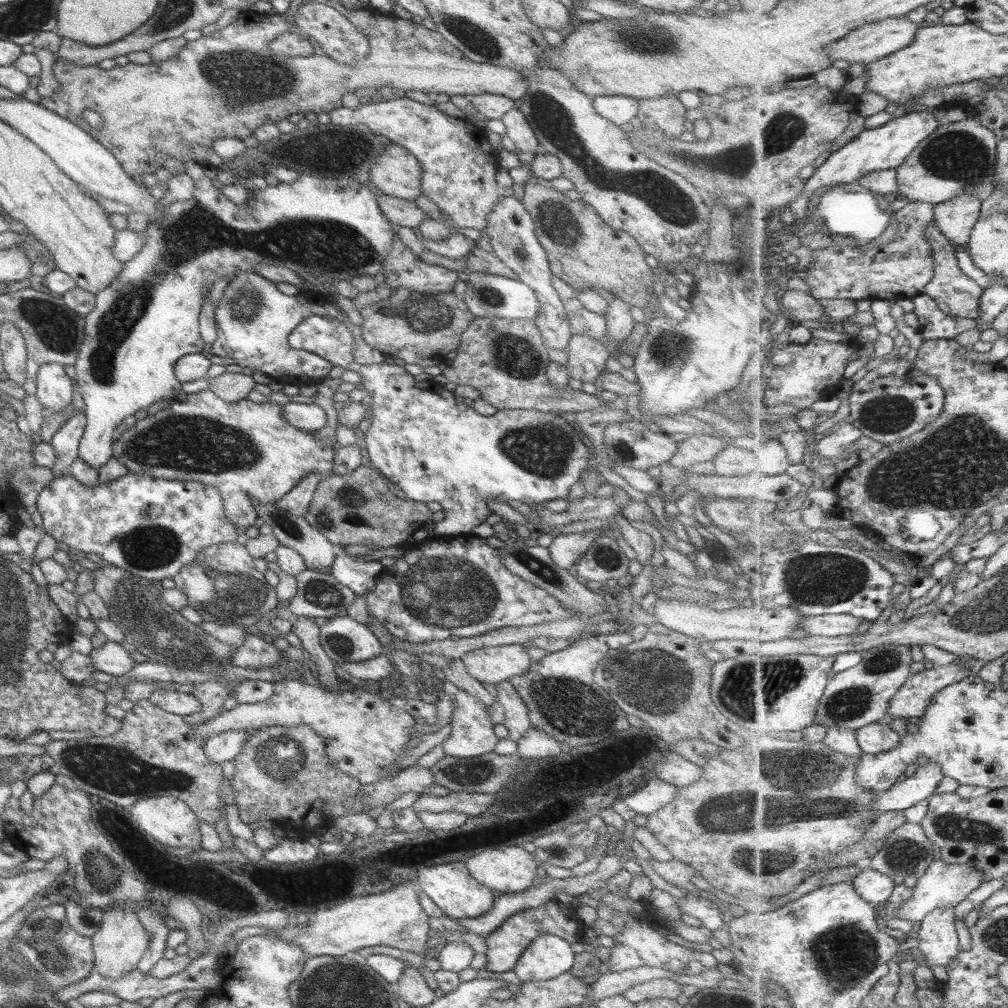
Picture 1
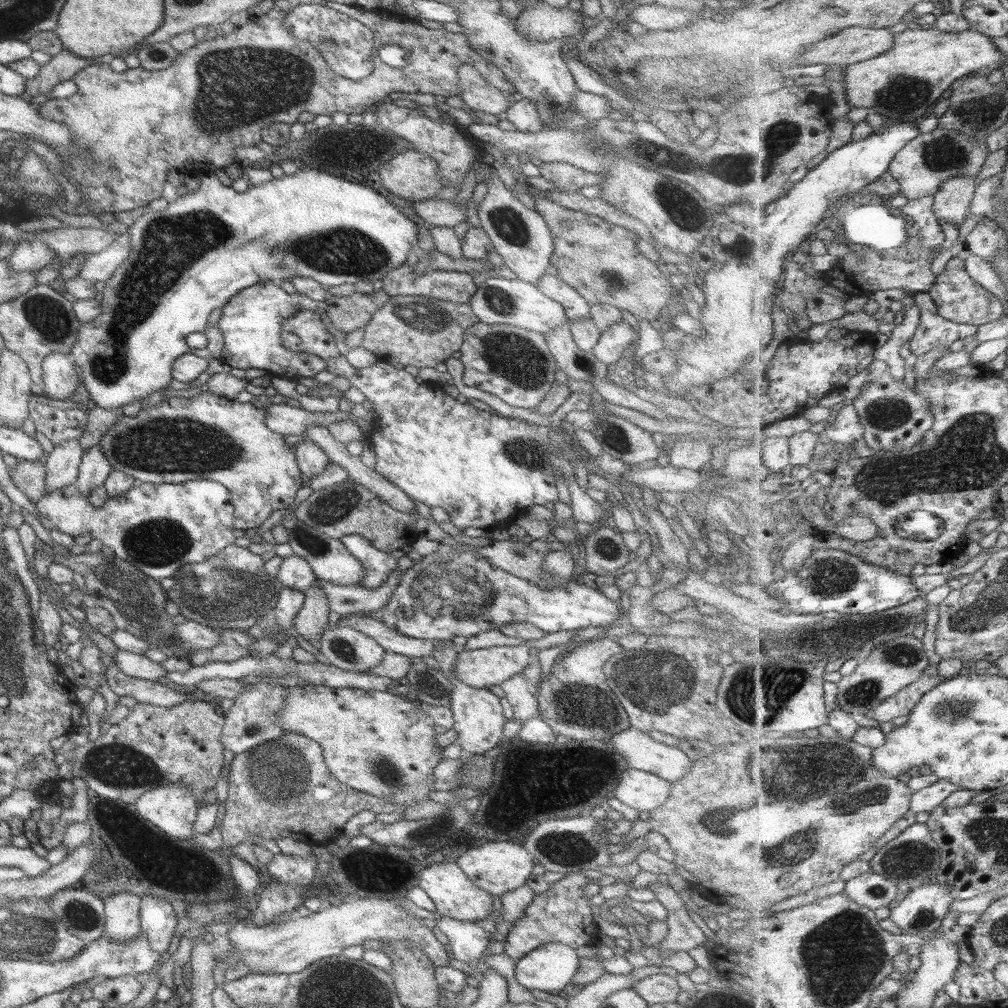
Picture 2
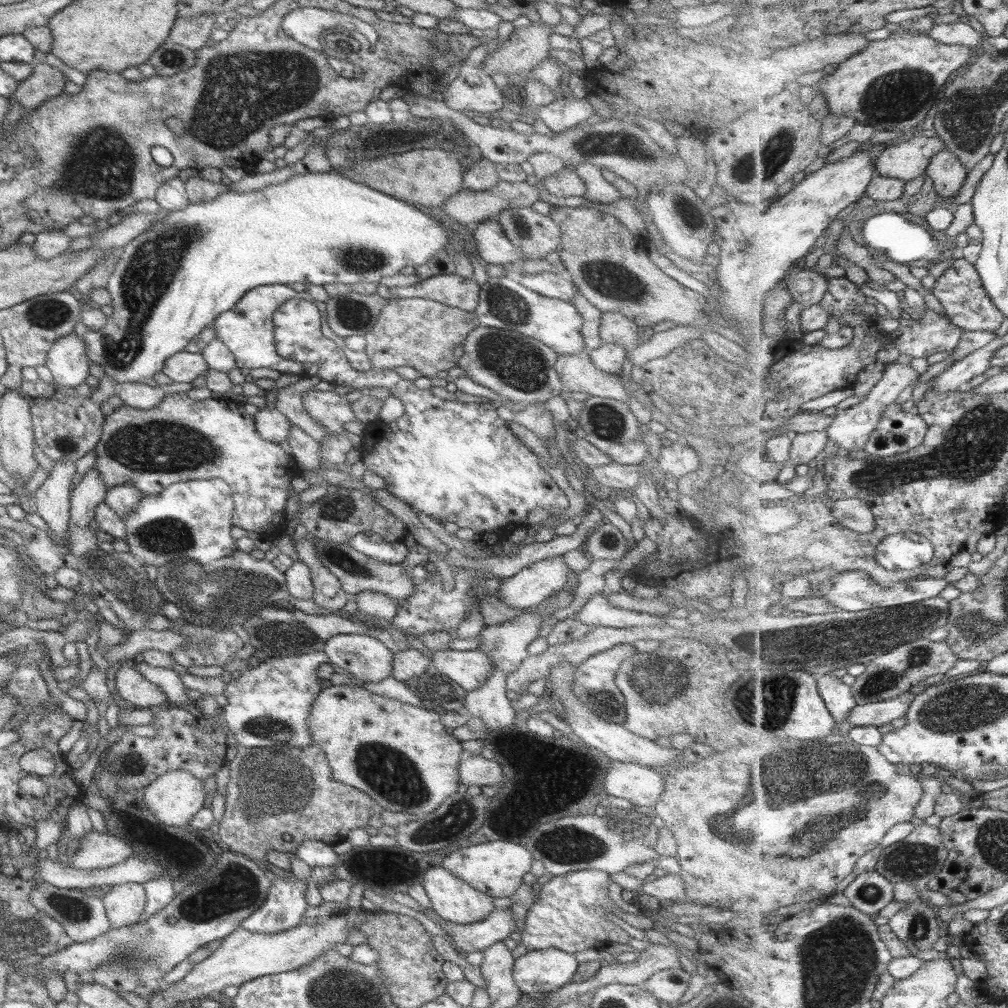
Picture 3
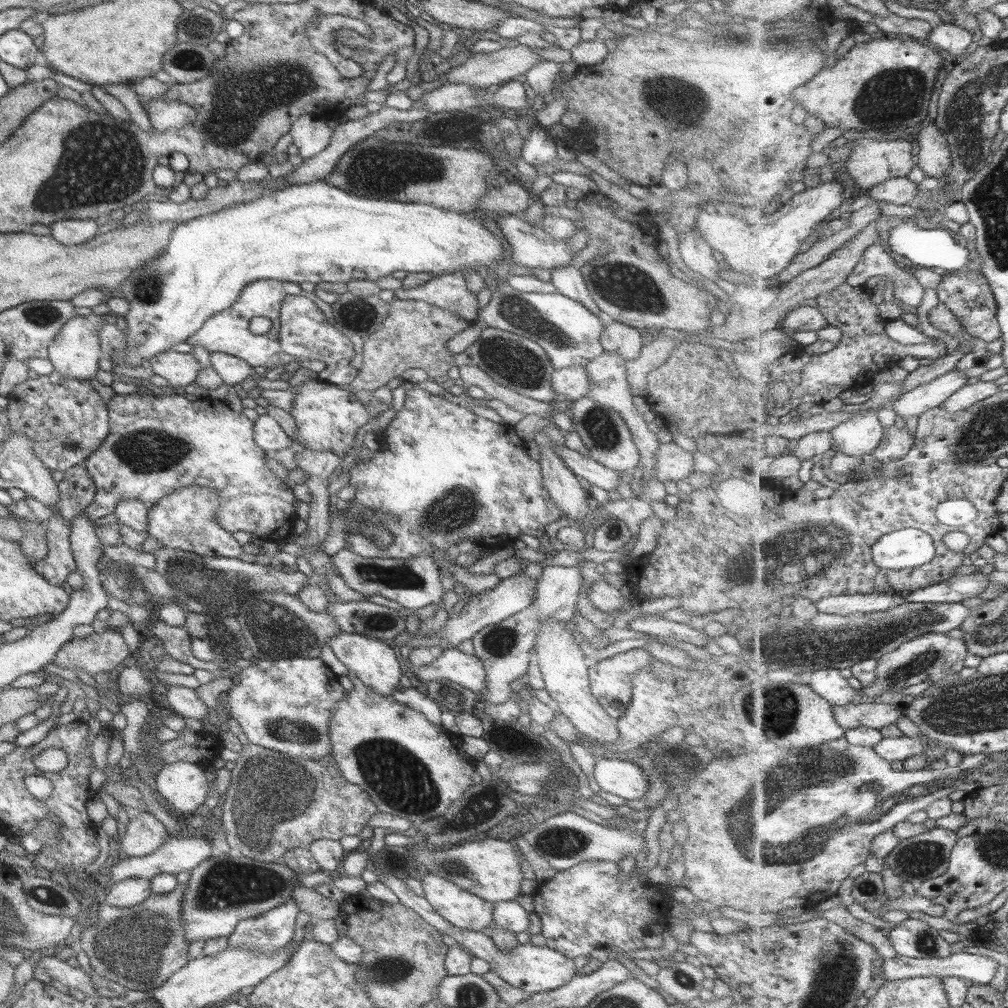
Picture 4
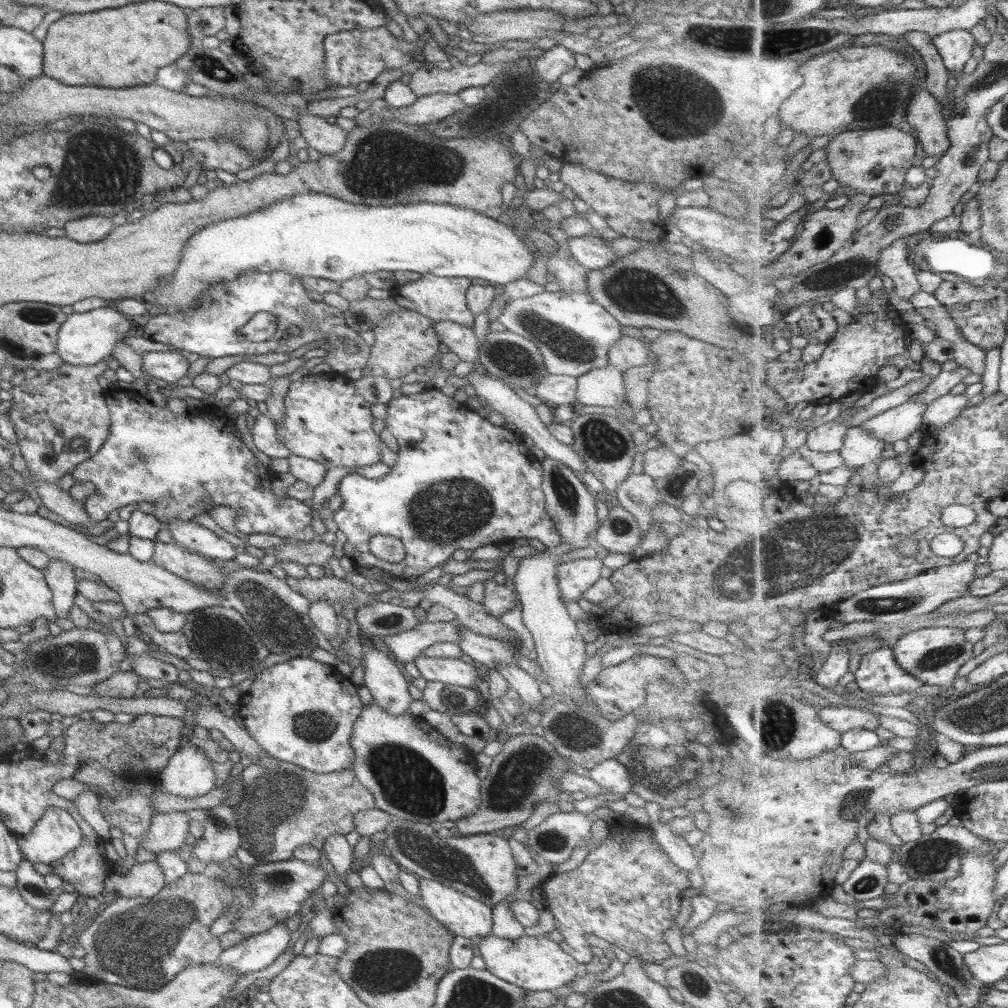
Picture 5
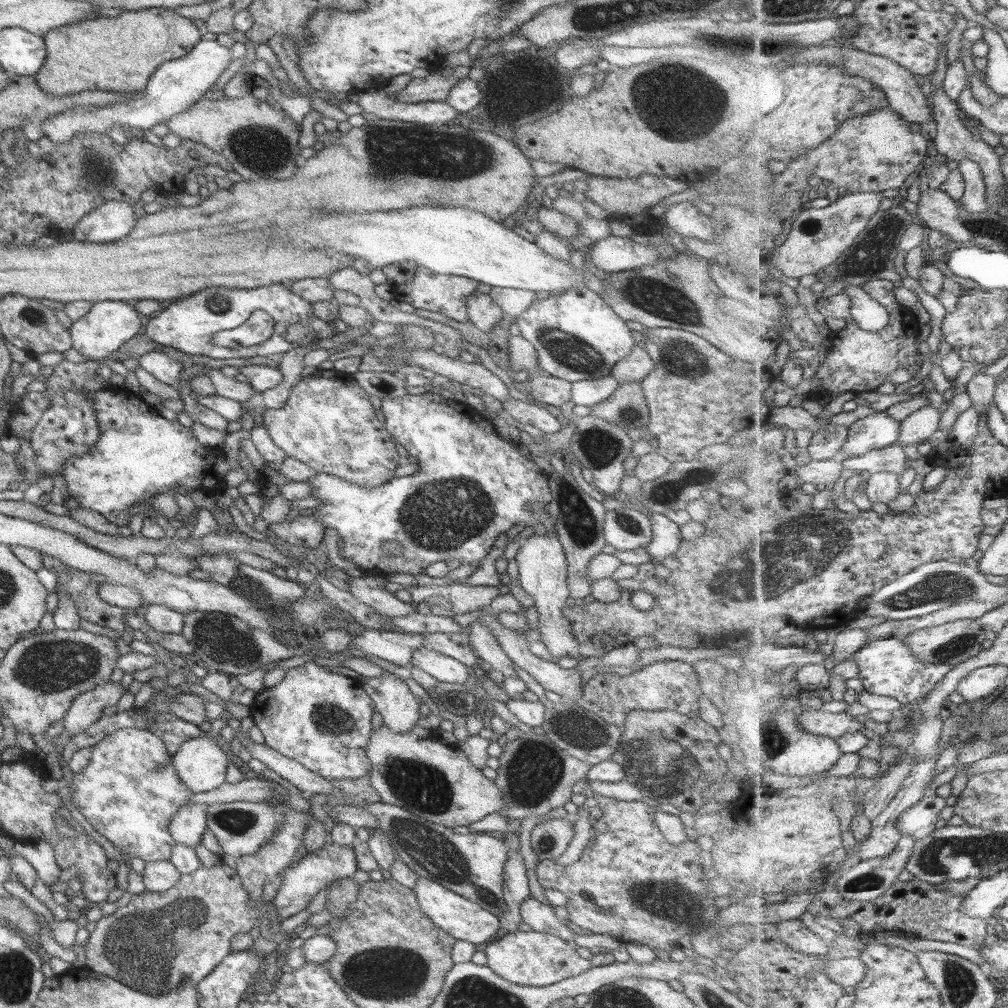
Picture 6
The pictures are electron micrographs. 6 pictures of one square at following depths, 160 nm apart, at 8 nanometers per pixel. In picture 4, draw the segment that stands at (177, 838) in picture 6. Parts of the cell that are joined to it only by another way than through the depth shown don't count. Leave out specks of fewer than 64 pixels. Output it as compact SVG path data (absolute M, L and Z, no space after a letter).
M140 811L129 819L121 836L113 839L121 857L141 857L159 848L171 836L153 815Z

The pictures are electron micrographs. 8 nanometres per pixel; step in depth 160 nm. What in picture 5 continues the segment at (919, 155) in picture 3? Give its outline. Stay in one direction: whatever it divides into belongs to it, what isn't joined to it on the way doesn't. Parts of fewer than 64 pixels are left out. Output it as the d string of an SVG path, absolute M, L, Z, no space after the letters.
M883 126L869 130L843 132L830 140L825 147L826 161L834 178L841 185L850 186L855 193L892 194L896 196L905 187L907 170L917 157L917 139L910 132L903 132L895 126Z

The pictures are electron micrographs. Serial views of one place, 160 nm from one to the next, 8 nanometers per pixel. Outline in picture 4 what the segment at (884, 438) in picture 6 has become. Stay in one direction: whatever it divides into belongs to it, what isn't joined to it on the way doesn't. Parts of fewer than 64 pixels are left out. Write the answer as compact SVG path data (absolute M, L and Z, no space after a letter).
M953 370L936 378L929 384L923 384L914 388L911 392L903 393L891 409L895 415L903 420L911 416L920 417L925 411L931 410L942 404L961 387L969 382L969 377L958 370Z

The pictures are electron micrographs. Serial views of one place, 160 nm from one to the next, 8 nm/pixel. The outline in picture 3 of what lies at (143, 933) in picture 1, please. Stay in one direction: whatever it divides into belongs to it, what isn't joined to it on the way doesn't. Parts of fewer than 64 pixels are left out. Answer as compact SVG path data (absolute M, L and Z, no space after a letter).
M125 883L110 887L101 900L110 928L119 928L139 922L145 895L142 884Z

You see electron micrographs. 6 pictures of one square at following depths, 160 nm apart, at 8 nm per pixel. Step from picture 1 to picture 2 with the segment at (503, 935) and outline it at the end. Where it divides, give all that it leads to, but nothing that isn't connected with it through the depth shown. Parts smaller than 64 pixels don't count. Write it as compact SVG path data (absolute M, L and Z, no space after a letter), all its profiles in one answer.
M567 873L563 878L550 883L547 890L534 894L533 900L527 905L521 918L516 920L505 936L503 952L516 961L530 950L548 942L557 942L573 950L596 943L598 931L593 922L591 903L581 890L588 882L592 881L581 873Z

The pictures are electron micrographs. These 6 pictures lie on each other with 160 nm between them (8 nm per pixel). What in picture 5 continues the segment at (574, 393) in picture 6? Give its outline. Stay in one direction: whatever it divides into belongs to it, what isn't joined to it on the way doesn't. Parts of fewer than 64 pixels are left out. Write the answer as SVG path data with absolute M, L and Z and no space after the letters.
M605 364L605 367L589 370L589 372L582 374L576 378L576 400L575 406L607 406L607 408L613 408L617 410L620 415L630 421L633 418L633 414L630 414L628 406L624 403L624 386L622 373L611 367L609 364Z

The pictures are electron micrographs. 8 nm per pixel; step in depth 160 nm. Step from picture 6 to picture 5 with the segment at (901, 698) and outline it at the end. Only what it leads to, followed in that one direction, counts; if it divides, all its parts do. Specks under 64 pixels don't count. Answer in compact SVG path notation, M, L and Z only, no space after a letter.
M883 647L875 652L864 654L859 670L855 673L855 682L866 693L913 694L926 684L909 673L895 658L894 649Z

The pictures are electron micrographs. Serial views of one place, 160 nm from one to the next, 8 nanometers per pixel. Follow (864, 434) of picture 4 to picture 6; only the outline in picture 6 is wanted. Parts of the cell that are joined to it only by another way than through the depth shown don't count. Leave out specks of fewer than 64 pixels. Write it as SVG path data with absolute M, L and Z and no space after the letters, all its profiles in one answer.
M899 442L859 456L850 456L843 461L844 468L849 470L869 470L876 469L883 472L894 472L903 476L905 470L909 469L909 459L905 456L905 450Z

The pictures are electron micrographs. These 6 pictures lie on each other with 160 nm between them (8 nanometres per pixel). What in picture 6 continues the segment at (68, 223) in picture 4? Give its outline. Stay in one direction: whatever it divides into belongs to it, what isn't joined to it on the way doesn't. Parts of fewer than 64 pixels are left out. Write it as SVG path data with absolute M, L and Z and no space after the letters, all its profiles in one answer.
M103 202L71 229L74 240L103 244L127 236L135 226L136 214L133 206L127 202Z

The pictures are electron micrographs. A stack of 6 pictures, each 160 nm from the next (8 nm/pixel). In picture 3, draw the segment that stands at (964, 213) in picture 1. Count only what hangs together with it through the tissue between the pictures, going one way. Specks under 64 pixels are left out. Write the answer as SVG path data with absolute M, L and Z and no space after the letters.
M947 149L932 157L925 176L933 180L938 196L949 202L957 196L968 174L960 158Z

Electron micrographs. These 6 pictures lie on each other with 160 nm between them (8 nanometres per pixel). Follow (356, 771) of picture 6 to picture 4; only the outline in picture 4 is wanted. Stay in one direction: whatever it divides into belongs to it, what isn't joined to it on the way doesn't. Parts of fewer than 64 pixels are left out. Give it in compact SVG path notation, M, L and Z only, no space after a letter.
M319 657L256 660L255 664L241 668L235 674L231 688L226 692L230 707L227 718L233 719L240 726L245 742L293 758L325 758L332 754L328 737L329 721L335 705L345 697L345 690L337 678Z

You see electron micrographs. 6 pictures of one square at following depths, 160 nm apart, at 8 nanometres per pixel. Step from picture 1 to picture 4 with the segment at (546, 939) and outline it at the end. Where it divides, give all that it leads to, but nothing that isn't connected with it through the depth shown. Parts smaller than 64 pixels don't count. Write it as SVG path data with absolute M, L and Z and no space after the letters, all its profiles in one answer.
M384 872L380 876L380 882L385 884L397 897L397 902L418 914L427 924L430 924L440 934L449 935L455 943L461 945L473 958L481 958L488 962L491 972L494 972L503 982L524 990L528 995L545 993L563 986L570 978L576 975L576 968L571 958L559 954L559 951L551 950L545 945L537 946L532 943L518 944L507 952L500 951L485 932L473 932L471 930L459 930L443 920L432 906L423 898L415 896L404 883L402 876L395 876L390 872Z

